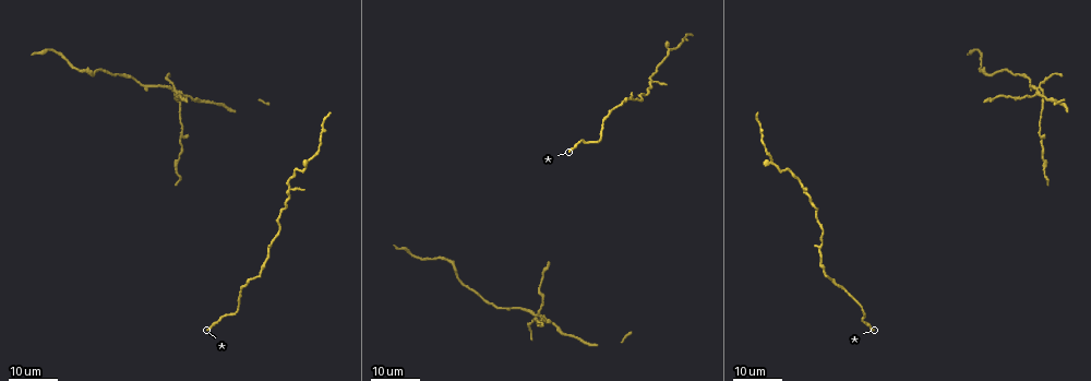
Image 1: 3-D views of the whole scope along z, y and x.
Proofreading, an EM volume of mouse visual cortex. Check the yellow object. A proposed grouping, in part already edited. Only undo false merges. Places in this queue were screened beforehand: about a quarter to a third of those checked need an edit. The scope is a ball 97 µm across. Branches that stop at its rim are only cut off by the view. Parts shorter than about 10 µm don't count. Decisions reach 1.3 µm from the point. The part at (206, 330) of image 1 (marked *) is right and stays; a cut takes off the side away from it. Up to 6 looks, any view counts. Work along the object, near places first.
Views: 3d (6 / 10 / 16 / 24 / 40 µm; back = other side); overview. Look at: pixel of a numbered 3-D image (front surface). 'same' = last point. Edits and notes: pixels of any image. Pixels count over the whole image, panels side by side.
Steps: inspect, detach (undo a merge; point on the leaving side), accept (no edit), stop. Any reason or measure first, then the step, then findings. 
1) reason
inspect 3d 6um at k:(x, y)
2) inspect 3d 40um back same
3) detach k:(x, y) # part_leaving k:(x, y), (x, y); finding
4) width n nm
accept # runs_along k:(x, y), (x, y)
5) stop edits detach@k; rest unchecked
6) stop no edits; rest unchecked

sudden change in width
inspect 3d 16um at 1:(639, 101)

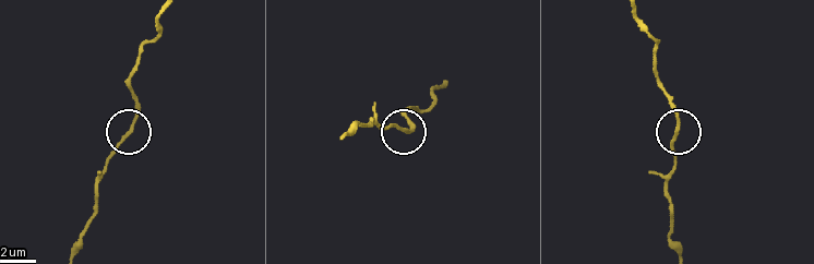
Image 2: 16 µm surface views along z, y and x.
inspect 3d 10um at 2:(676, 137)

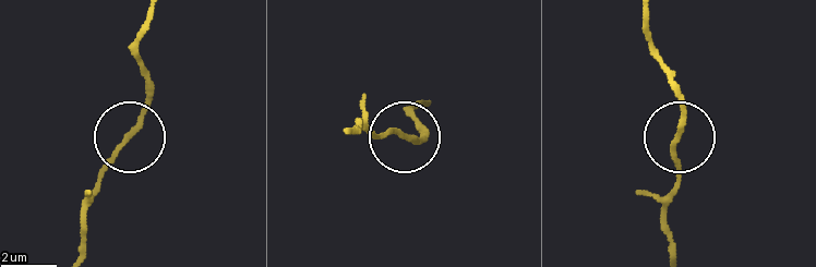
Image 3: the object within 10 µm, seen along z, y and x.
inspect 3d 10um back at 3:(402, 135)

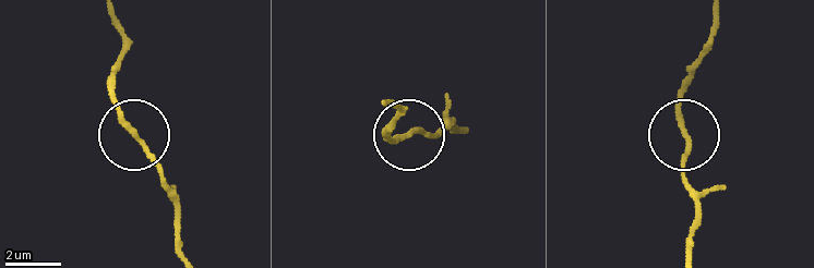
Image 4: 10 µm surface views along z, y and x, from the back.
accept # runs_along 4:(463, 131), (449, 123), (432, 137), (387, 133); one neuron here

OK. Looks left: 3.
sudden change in width
inspect 3d 16um at 1:(670, 52)

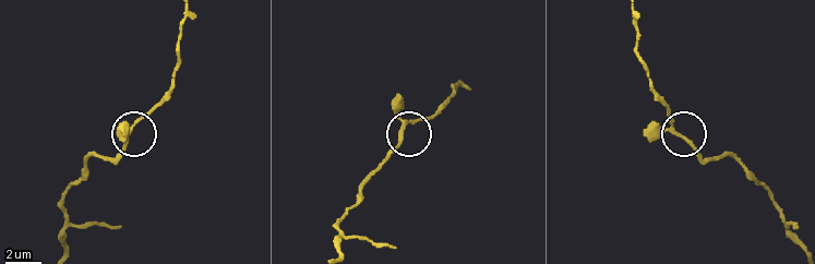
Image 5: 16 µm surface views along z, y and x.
zoom in
inspect 3d 10um at 5:(674, 131)

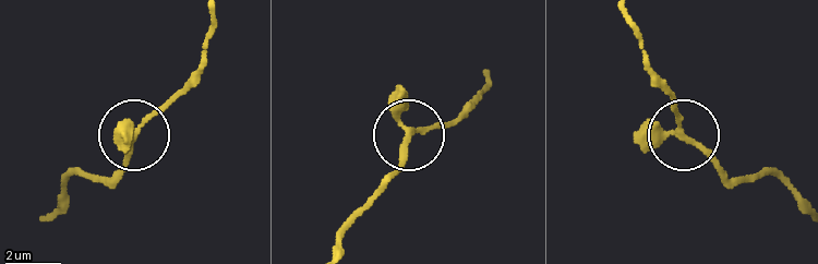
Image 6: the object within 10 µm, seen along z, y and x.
inspect 3d 10um back at 6:(409, 135)

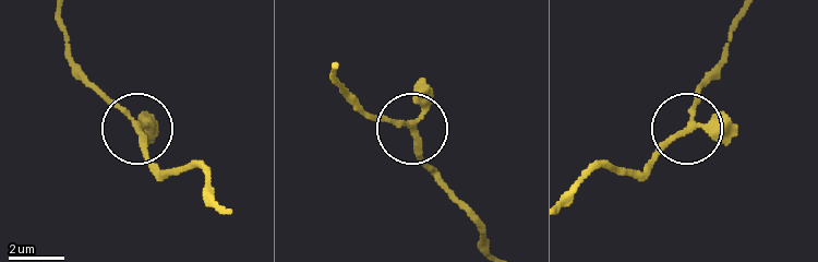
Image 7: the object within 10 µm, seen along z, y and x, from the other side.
arms 3
accept # runs_along 7:(486, 246), (465, 203), (425, 161), (416, 132), (362, 114); all the same neuron

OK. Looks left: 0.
stop no edits; rest unchecked

